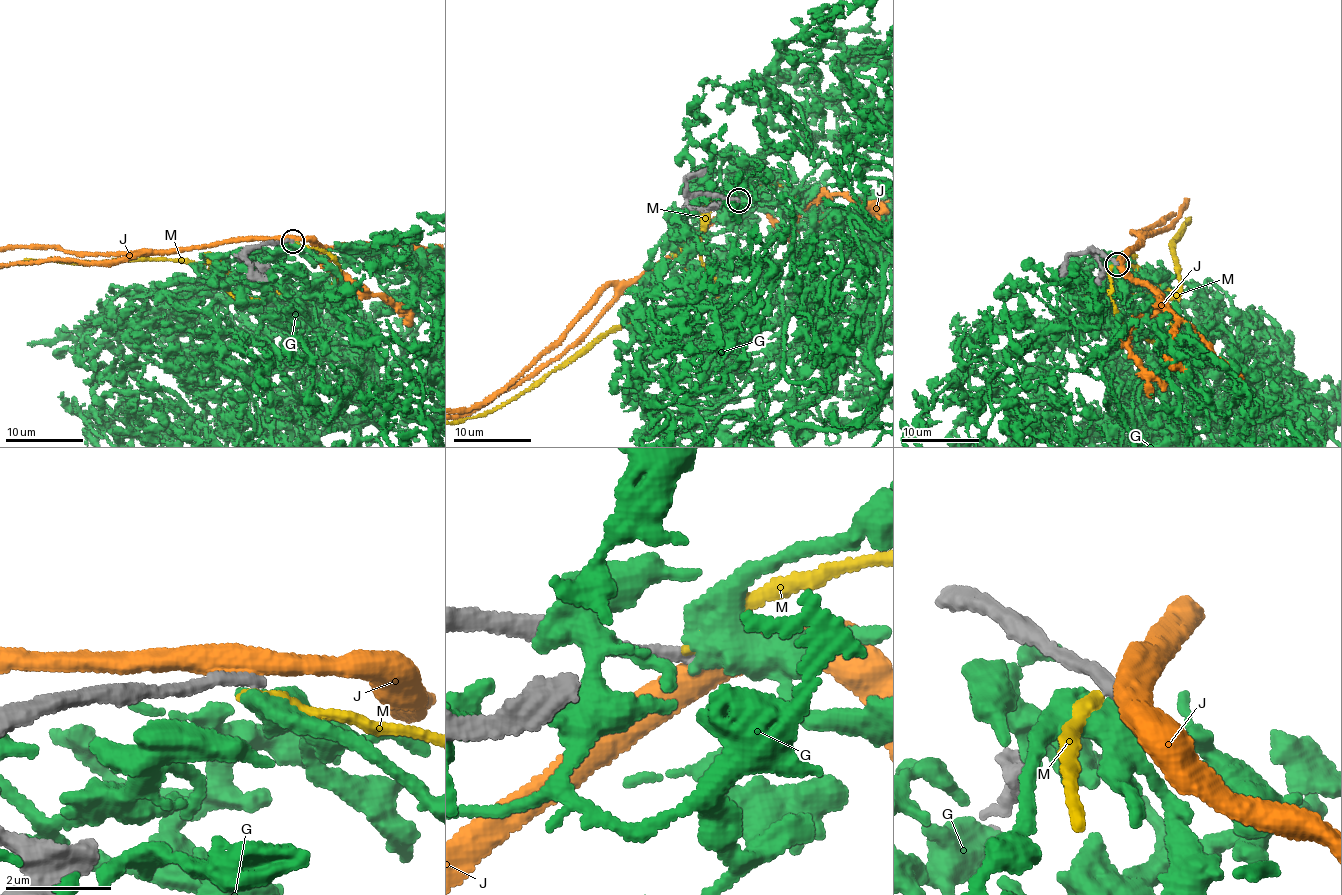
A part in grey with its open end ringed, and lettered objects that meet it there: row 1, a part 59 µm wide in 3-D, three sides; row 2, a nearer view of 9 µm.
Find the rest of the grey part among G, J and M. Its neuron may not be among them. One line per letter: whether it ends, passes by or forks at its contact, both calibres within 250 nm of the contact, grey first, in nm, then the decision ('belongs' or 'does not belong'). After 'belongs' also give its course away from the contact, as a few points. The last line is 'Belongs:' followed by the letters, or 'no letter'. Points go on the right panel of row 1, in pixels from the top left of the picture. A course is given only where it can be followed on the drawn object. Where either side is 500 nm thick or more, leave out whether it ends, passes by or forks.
G: it passes by | 240/460 nm | does not belong
J: 240/500 nm | does not belong
M: it ends | 260/280 nm | does not belong
Belongs: no letter

